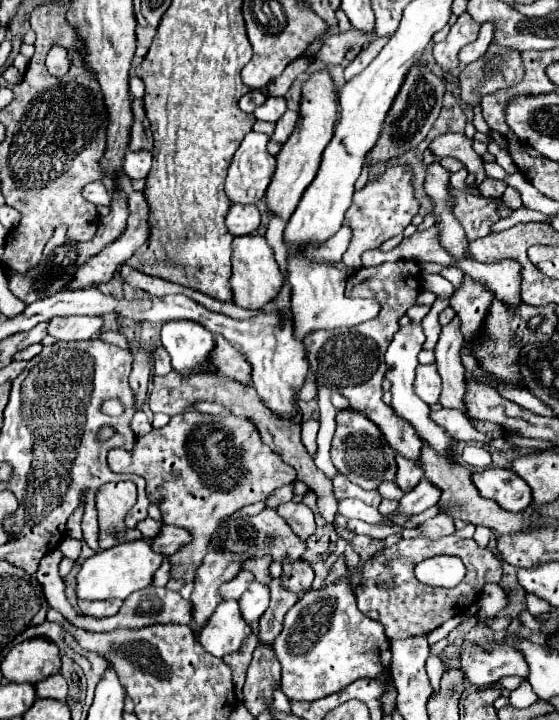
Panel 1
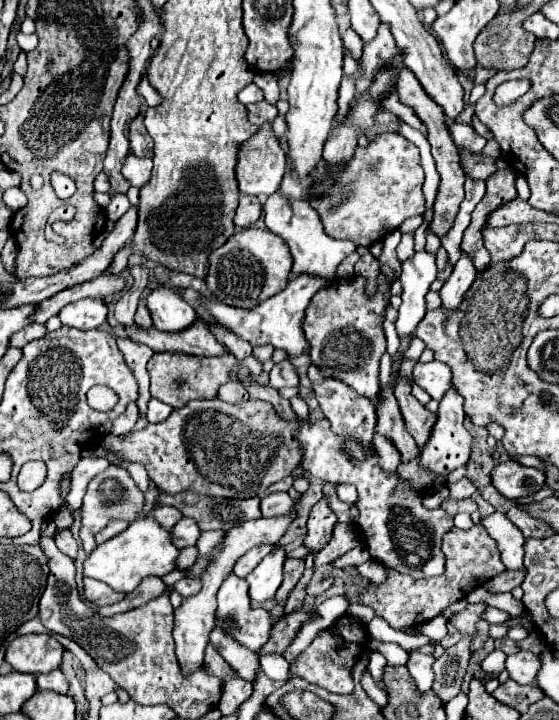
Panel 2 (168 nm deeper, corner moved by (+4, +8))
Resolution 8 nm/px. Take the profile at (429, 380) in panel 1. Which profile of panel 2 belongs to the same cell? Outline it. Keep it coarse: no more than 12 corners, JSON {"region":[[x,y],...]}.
{"region":[[438,360],[418,362],[414,382],[440,400],[452,382],[450,368]]}

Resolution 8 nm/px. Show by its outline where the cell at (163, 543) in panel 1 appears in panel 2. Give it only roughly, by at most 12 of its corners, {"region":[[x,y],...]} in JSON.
{"region":[[192,518],[170,530],[172,544],[182,550],[196,544],[200,530]]}

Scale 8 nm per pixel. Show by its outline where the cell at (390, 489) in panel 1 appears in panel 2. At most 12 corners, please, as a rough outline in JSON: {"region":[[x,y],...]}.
{"region":[[380,434],[374,436],[380,468],[394,474],[400,464],[398,450]]}

